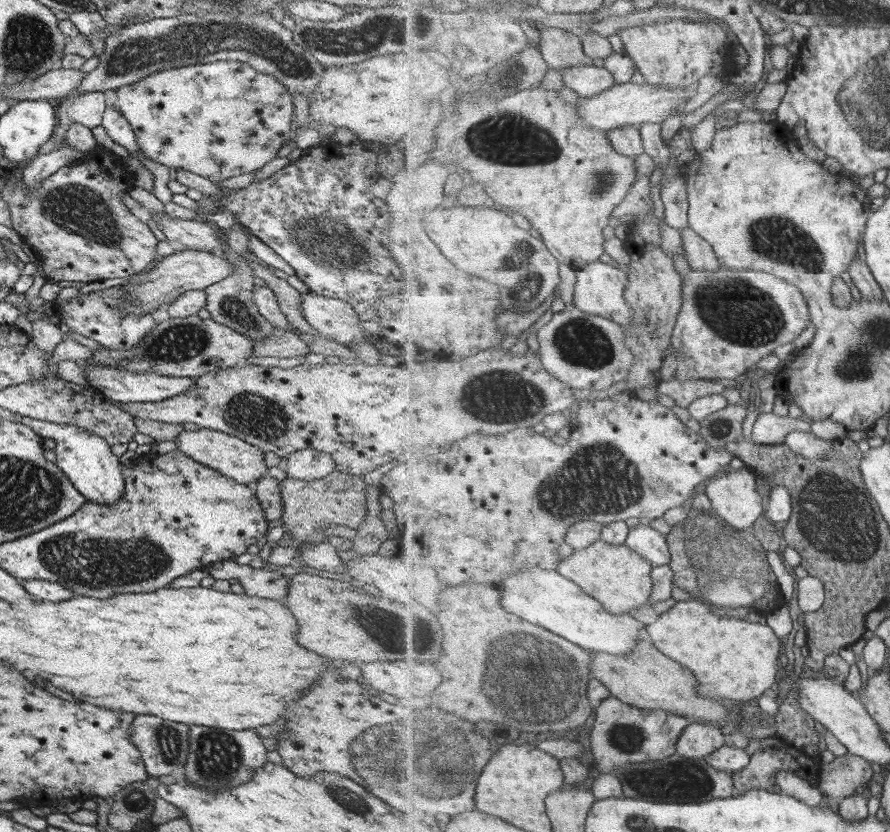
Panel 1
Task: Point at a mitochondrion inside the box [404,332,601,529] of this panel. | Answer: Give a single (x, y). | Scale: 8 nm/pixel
(510, 403)

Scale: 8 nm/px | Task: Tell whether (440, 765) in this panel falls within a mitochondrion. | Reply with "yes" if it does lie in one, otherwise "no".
yes

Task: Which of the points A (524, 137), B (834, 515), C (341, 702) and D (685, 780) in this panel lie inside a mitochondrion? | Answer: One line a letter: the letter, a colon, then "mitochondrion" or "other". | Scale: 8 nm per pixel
A: mitochondrion
B: mitochondrion
C: other
D: mitochondrion

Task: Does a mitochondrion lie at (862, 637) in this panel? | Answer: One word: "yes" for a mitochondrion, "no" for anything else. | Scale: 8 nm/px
no

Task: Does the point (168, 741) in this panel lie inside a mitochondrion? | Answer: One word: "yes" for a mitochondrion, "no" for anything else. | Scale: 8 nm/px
yes

